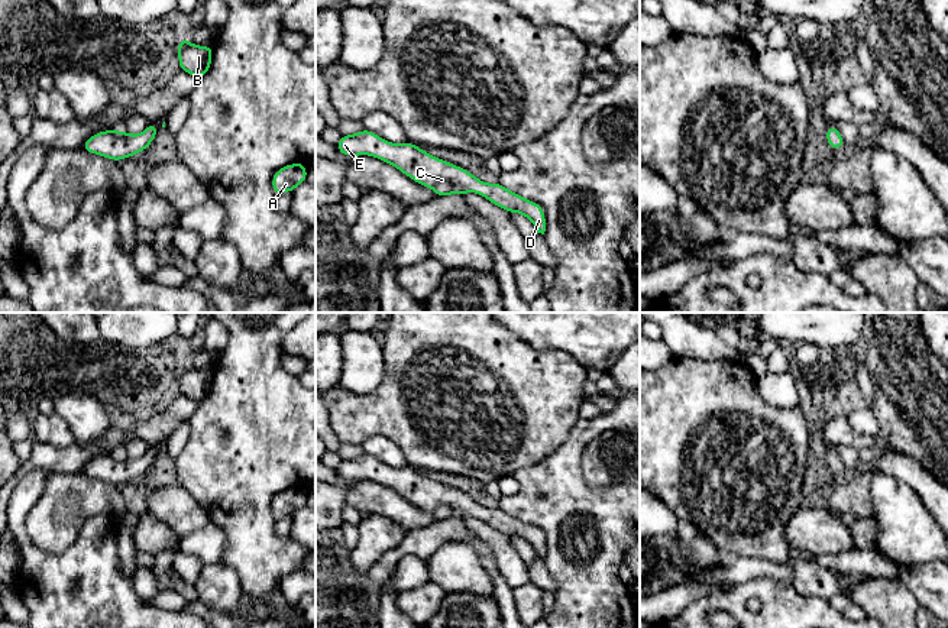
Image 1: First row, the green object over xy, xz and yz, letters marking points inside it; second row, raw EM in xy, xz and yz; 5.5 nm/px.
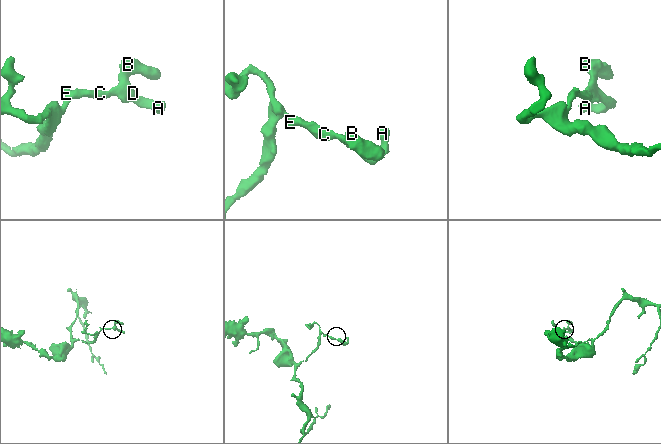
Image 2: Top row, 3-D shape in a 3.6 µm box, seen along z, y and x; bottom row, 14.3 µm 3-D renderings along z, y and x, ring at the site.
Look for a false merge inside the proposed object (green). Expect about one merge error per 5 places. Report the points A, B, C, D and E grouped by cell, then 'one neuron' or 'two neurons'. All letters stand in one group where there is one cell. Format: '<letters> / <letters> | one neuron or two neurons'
A B C D E | one neuron

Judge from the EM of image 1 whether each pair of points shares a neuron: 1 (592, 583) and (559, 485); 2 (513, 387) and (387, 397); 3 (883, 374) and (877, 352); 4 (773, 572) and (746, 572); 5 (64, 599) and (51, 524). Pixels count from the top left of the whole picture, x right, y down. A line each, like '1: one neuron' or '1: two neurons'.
1: one neuron
2: one neuron
3: one neuron
4: one neuron
5: two neurons

